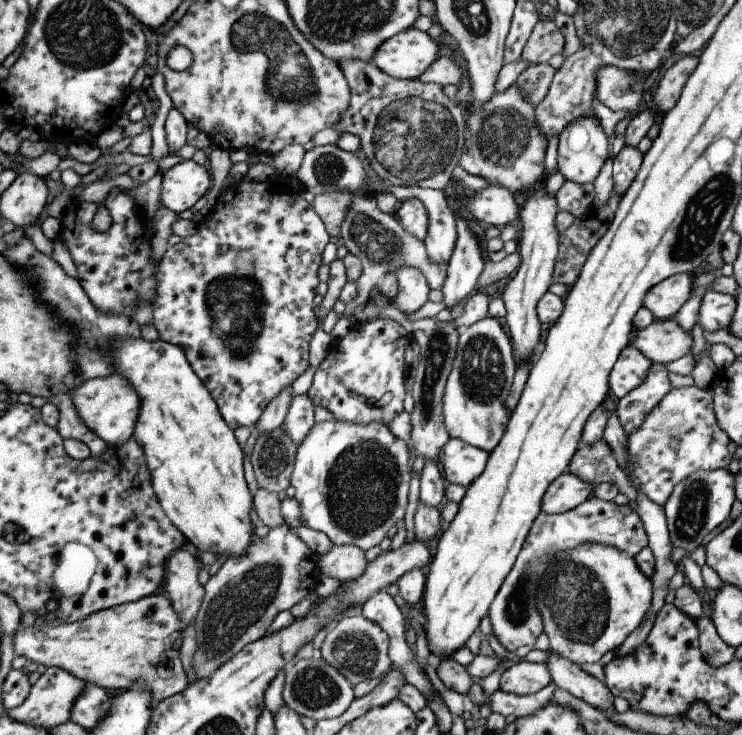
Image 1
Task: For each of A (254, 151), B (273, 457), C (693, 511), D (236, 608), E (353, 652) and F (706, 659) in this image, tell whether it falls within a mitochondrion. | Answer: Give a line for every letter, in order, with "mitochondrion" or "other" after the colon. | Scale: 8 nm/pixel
A: other
B: mitochondrion
C: mitochondrion
D: mitochondrion
E: mitochondrion
F: other

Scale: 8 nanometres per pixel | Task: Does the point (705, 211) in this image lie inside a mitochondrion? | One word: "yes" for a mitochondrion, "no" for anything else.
yes

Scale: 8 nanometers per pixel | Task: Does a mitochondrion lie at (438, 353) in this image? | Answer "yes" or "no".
yes

